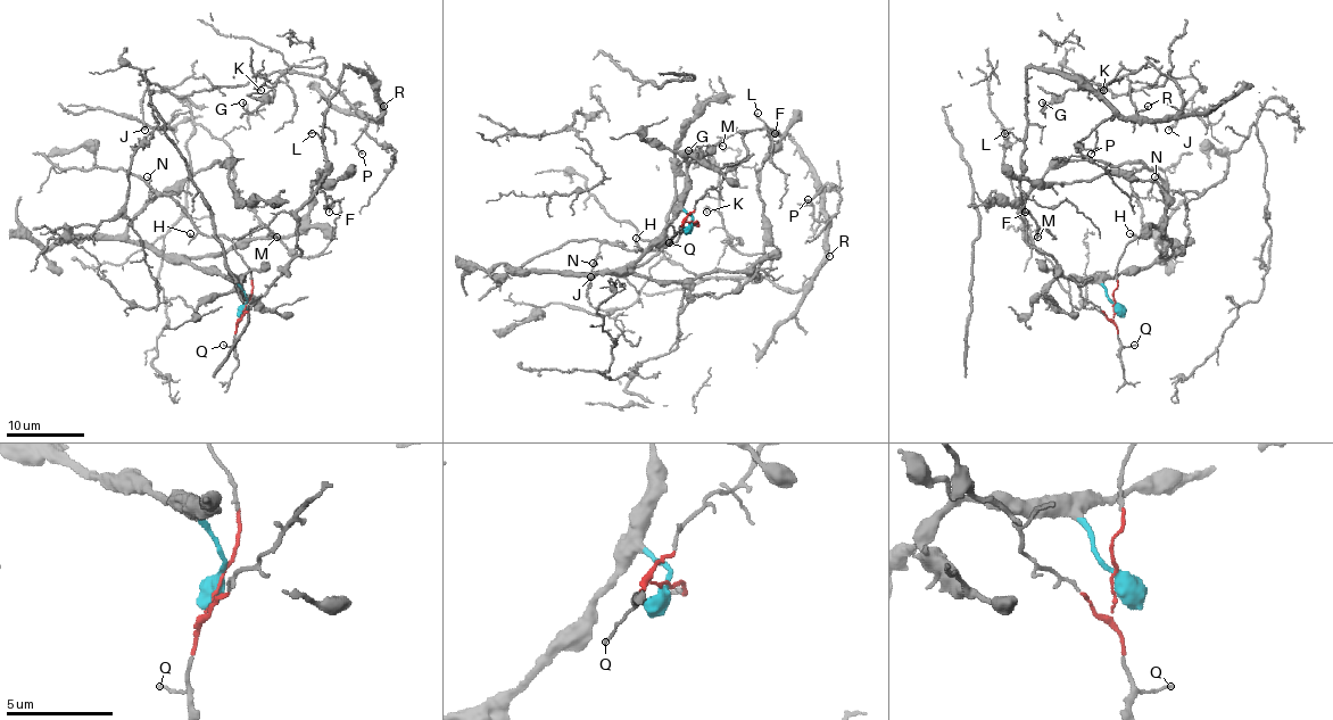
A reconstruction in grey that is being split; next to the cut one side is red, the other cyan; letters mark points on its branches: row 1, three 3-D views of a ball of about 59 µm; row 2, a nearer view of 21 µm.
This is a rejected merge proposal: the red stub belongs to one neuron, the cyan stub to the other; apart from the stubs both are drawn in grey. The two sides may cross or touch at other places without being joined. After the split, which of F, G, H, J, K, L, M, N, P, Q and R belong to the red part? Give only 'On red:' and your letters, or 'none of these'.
On red: F, G, H, J, K, L, M, N, P, Q, R

